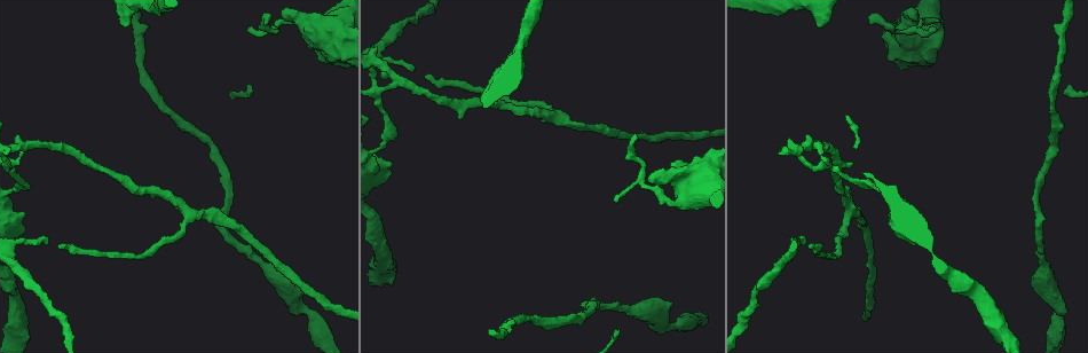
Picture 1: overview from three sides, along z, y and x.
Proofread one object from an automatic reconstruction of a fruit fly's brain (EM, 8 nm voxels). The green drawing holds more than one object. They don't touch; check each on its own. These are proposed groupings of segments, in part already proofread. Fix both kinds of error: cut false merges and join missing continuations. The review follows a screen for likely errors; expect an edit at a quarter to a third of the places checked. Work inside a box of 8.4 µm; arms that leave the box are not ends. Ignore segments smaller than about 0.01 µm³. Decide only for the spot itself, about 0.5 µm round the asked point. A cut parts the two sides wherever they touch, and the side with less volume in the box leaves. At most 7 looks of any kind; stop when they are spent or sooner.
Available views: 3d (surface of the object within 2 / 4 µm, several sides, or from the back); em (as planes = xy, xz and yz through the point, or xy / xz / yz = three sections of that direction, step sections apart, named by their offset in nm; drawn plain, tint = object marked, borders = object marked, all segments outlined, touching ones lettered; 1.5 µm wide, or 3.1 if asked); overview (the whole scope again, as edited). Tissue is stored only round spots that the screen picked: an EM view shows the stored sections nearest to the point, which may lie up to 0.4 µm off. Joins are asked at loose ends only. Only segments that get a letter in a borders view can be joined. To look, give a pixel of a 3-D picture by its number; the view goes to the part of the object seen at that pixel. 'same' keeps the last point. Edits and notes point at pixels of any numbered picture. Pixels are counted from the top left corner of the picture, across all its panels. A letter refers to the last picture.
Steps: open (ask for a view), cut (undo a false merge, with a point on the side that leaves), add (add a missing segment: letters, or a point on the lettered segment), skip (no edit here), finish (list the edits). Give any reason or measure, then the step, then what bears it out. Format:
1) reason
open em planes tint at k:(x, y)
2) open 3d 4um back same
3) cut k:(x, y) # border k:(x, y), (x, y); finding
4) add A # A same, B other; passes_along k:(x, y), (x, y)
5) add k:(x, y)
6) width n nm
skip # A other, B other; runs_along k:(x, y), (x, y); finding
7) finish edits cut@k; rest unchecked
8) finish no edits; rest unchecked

free end
open 3d 4um at 1:(272, 15)

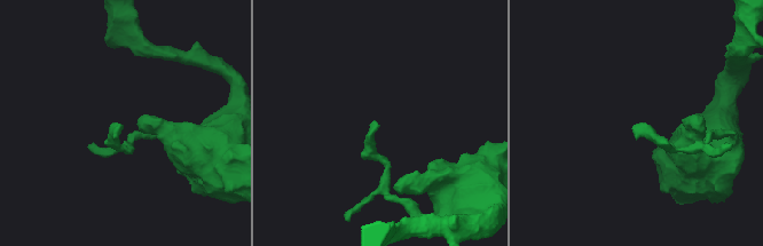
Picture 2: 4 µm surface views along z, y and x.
shape alone is not enough
open em planes borders at 2:(118, 124)

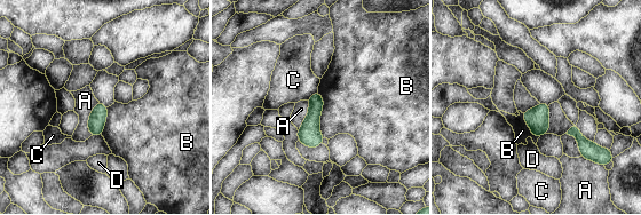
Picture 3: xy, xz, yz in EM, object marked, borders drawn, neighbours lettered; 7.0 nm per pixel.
longest_contact B 340 nm
skip # A other, B other, C other, D other; none of them fits

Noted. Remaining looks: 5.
an open end
open em planes borders at 1:(128, 25)

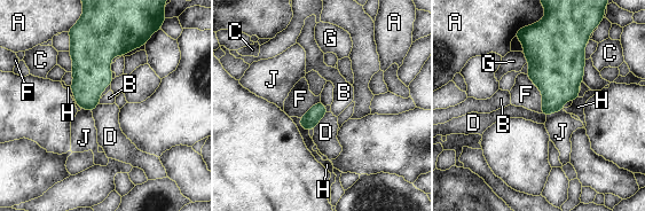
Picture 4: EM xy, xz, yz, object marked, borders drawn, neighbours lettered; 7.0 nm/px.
skip # A other, B other, C other, D other, F other, G other, H other, J other; border 4:(327, 112), (312, 129); none of them fits

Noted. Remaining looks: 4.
three arms meet
open 3d 2um at 1:(19, 154)

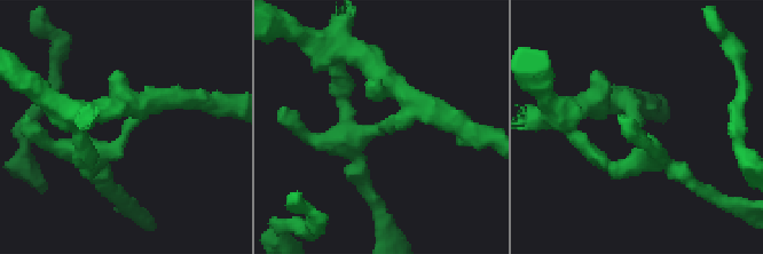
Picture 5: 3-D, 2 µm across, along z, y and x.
arms 3; now the EM
open em xz step 8 tint at 5:(130, 128)

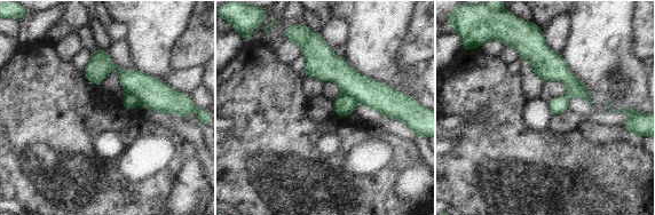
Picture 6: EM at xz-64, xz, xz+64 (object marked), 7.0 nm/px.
another direction
open em planes borders same

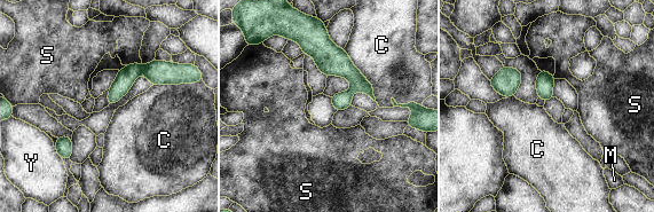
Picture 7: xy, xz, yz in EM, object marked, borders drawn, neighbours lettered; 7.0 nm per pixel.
cut 7:(157, 72) # C other, M other, S other, Y other; border 7:(143, 65), (141, 71); a second neuron is stuck on

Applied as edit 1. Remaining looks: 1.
finish edits cut@7; rest unchecked

